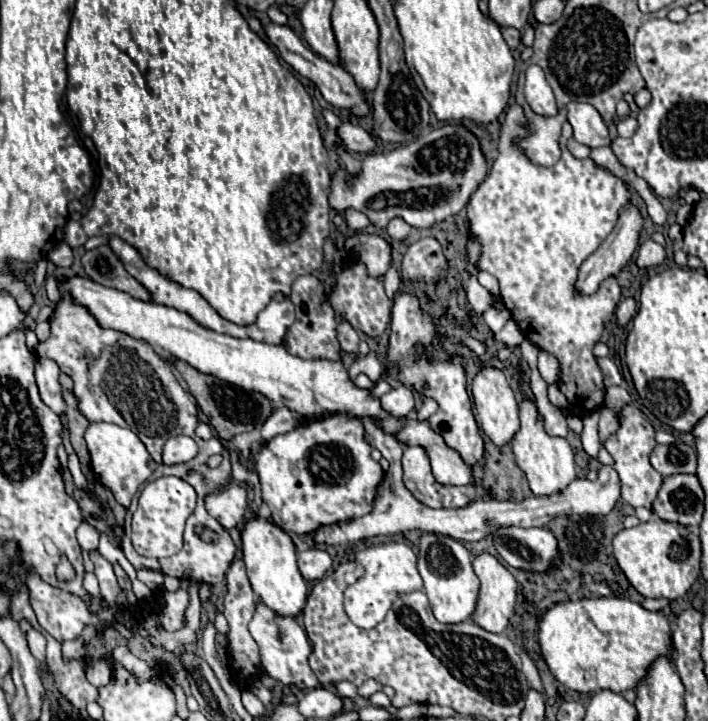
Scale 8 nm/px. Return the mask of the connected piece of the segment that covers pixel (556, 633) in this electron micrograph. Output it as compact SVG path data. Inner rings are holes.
M618 597L554 605L540 621L538 641L552 675L578 693L636 689L658 657L672 659L670 619L660 611L648 611L640 603Z

